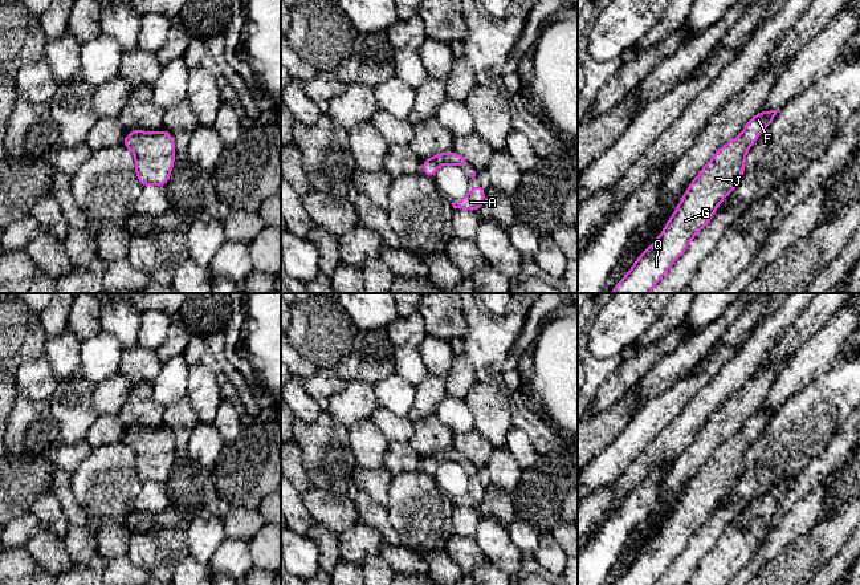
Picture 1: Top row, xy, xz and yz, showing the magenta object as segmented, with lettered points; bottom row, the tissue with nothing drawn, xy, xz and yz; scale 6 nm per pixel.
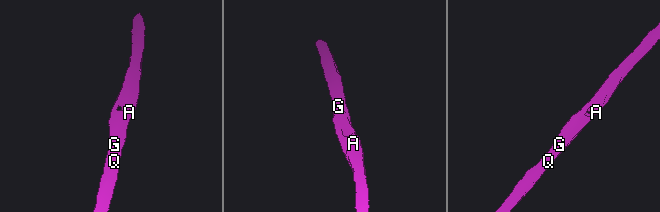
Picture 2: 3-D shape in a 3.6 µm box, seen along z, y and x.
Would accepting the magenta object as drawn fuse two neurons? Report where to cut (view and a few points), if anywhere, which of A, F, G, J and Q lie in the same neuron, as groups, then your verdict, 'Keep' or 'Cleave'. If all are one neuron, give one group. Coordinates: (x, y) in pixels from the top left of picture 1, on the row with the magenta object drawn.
No split. Groups: A F G J Q. Keep

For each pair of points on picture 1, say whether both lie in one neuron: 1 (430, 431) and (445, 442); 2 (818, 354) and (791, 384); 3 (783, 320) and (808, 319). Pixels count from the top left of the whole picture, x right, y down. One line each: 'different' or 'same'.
1: same
2: same
3: different

